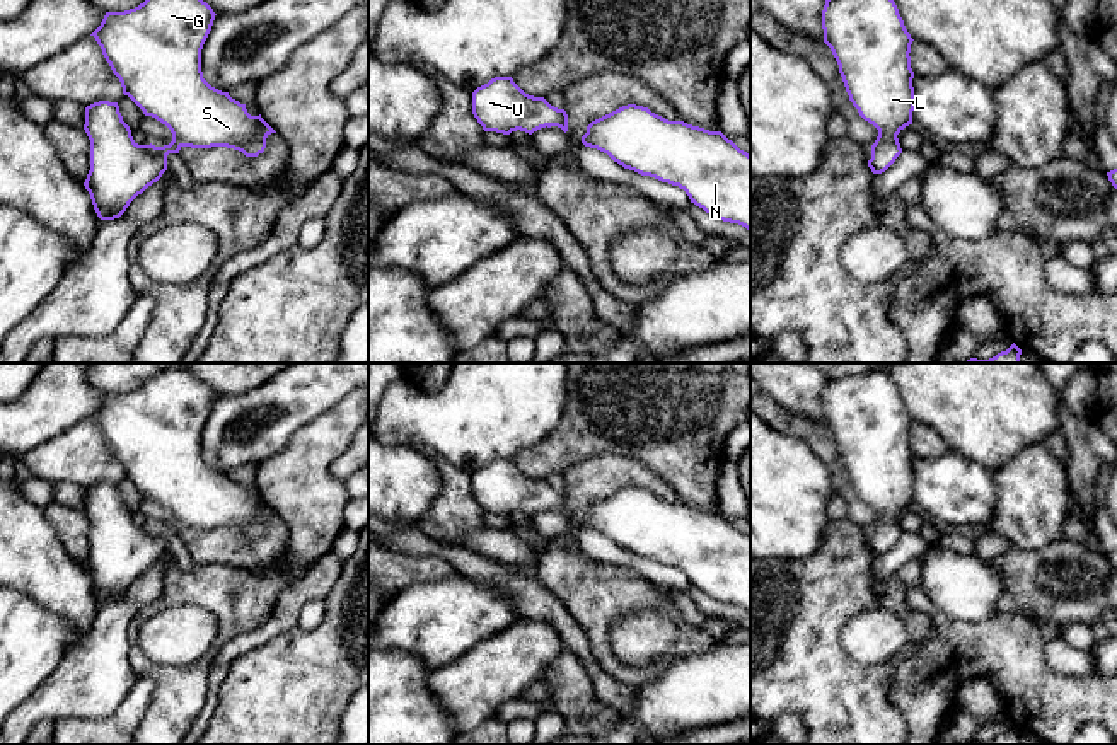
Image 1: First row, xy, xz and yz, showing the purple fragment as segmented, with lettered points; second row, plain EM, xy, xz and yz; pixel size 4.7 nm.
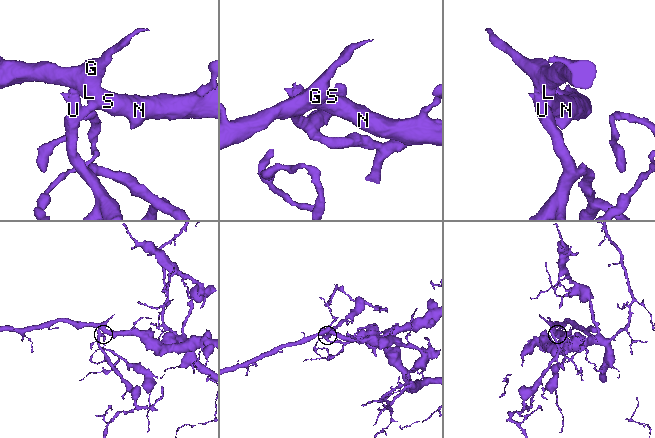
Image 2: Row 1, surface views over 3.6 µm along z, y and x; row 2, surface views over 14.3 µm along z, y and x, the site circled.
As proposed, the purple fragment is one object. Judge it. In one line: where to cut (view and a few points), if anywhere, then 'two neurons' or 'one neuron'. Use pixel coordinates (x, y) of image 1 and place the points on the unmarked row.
no cut | one neuron

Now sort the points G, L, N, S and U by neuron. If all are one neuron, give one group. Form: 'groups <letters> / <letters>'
groups G L N S U

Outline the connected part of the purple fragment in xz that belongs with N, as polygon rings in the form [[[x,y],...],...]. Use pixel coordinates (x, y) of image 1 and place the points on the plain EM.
[[[628,486],[592,503],[582,525],[607,535],[624,551],[679,568],[711,598],[750,614],[750,537],[721,513],[668,503],[648,489]]]

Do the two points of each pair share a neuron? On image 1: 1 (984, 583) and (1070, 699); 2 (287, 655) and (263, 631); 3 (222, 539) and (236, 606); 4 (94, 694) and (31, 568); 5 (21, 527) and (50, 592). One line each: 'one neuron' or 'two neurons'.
1: two neurons
2: two neurons
3: two neurons
4: two neurons
5: one neuron

